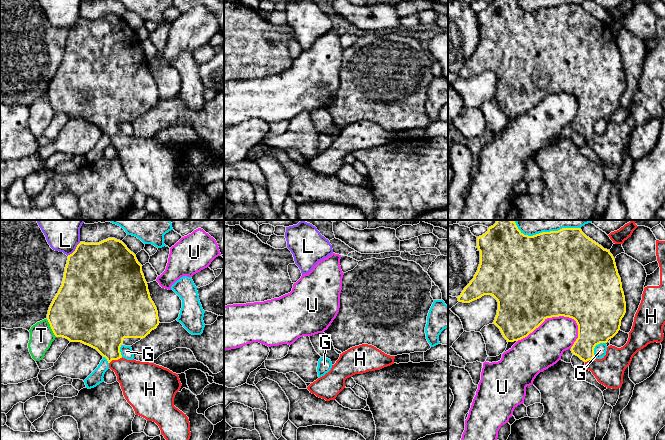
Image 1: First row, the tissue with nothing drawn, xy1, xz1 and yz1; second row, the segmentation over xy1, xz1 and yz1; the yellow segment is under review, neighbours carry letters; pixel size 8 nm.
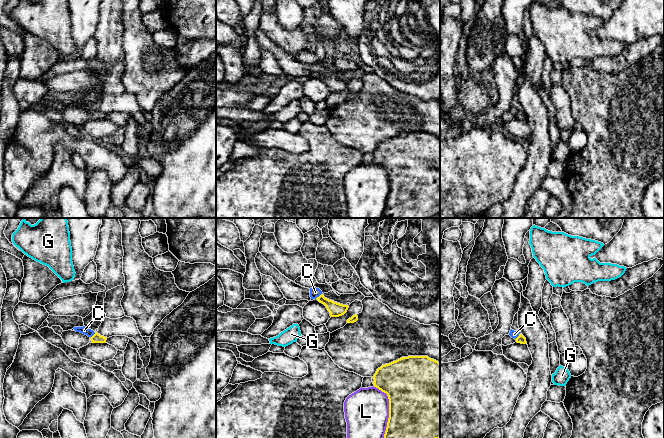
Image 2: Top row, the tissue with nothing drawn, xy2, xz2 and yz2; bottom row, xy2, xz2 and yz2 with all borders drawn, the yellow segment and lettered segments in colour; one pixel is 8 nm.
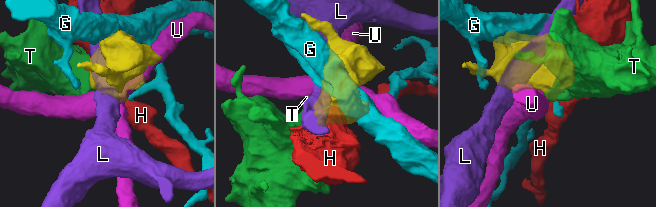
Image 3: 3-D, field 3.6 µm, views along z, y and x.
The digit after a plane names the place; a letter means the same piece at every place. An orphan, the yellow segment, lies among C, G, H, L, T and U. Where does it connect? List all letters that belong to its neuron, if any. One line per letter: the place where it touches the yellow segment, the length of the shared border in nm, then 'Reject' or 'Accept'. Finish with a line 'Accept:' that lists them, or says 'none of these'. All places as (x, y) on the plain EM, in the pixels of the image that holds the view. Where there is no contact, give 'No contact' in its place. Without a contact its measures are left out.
C: Touches yellow at xz2 (319, 72). Shared border 80 nm. Reject
G: Touches yellow at yz1 (594, 123). Shared border 160 nm. Reject
H: Touches yellow at xy1 (115, 135). Shared border 120 nm. Accept
L: Touches yellow at xz2 (389, 187). Shared border 460 nm. Reject
T: Touches yellow at xy1 (51, 104). Shared border 170 nm. Reject
U: Touches yellow at yz1 (548, 93). Shared border 500 nm. Reject
Accept: H

